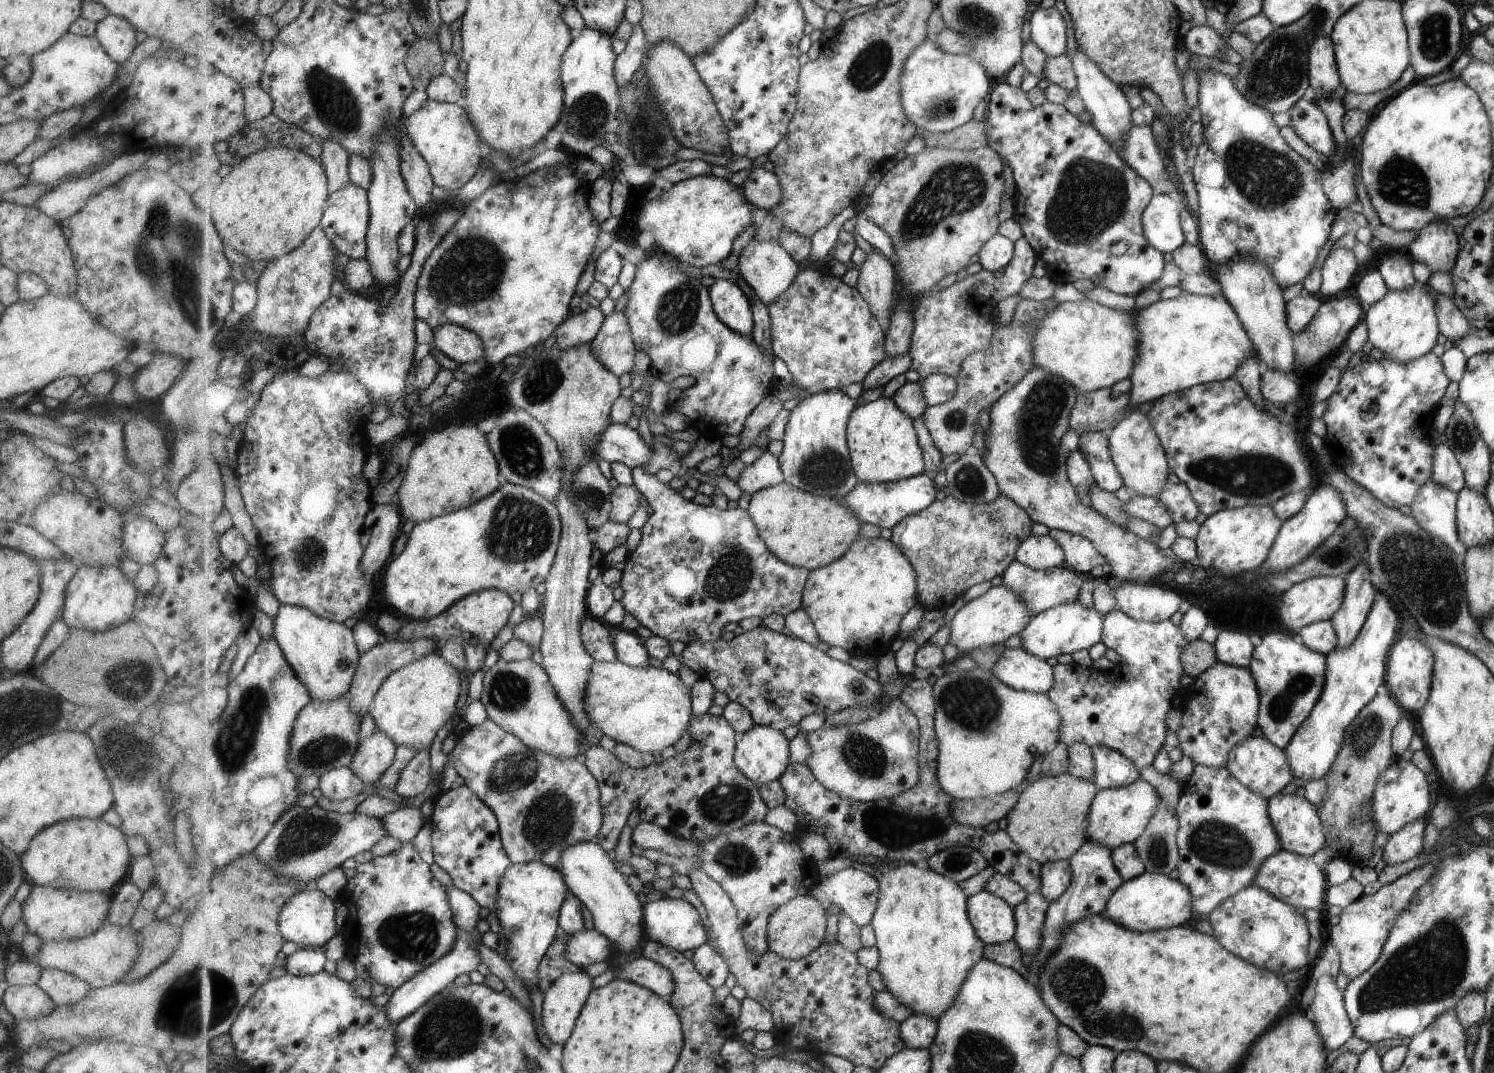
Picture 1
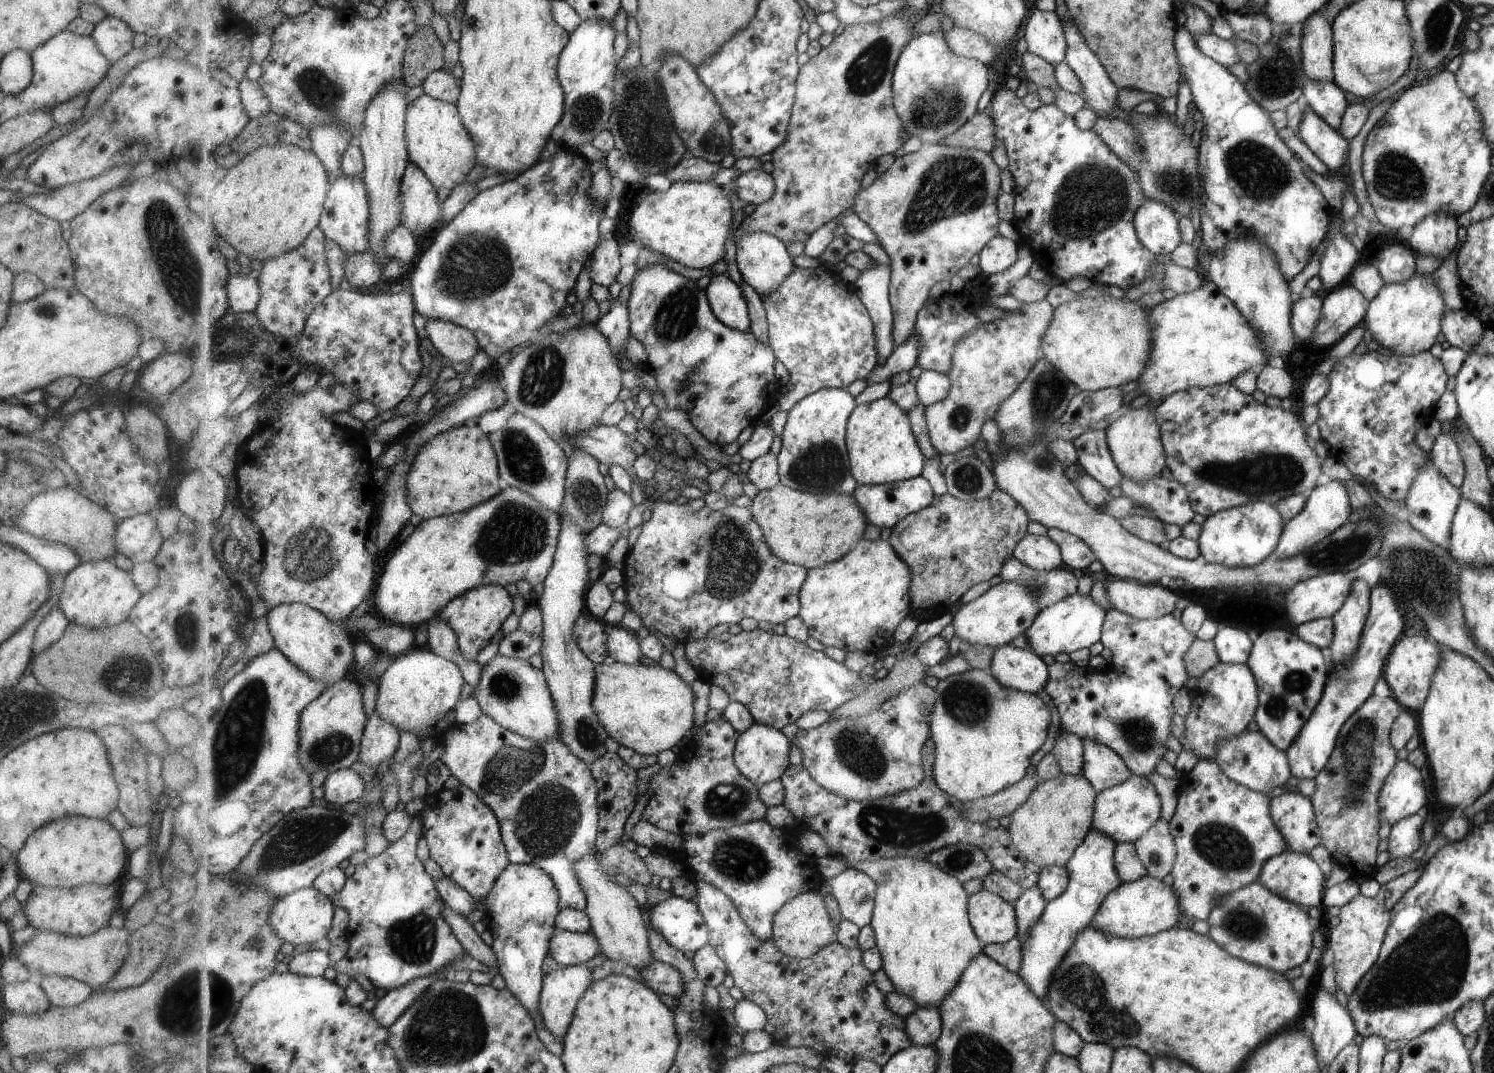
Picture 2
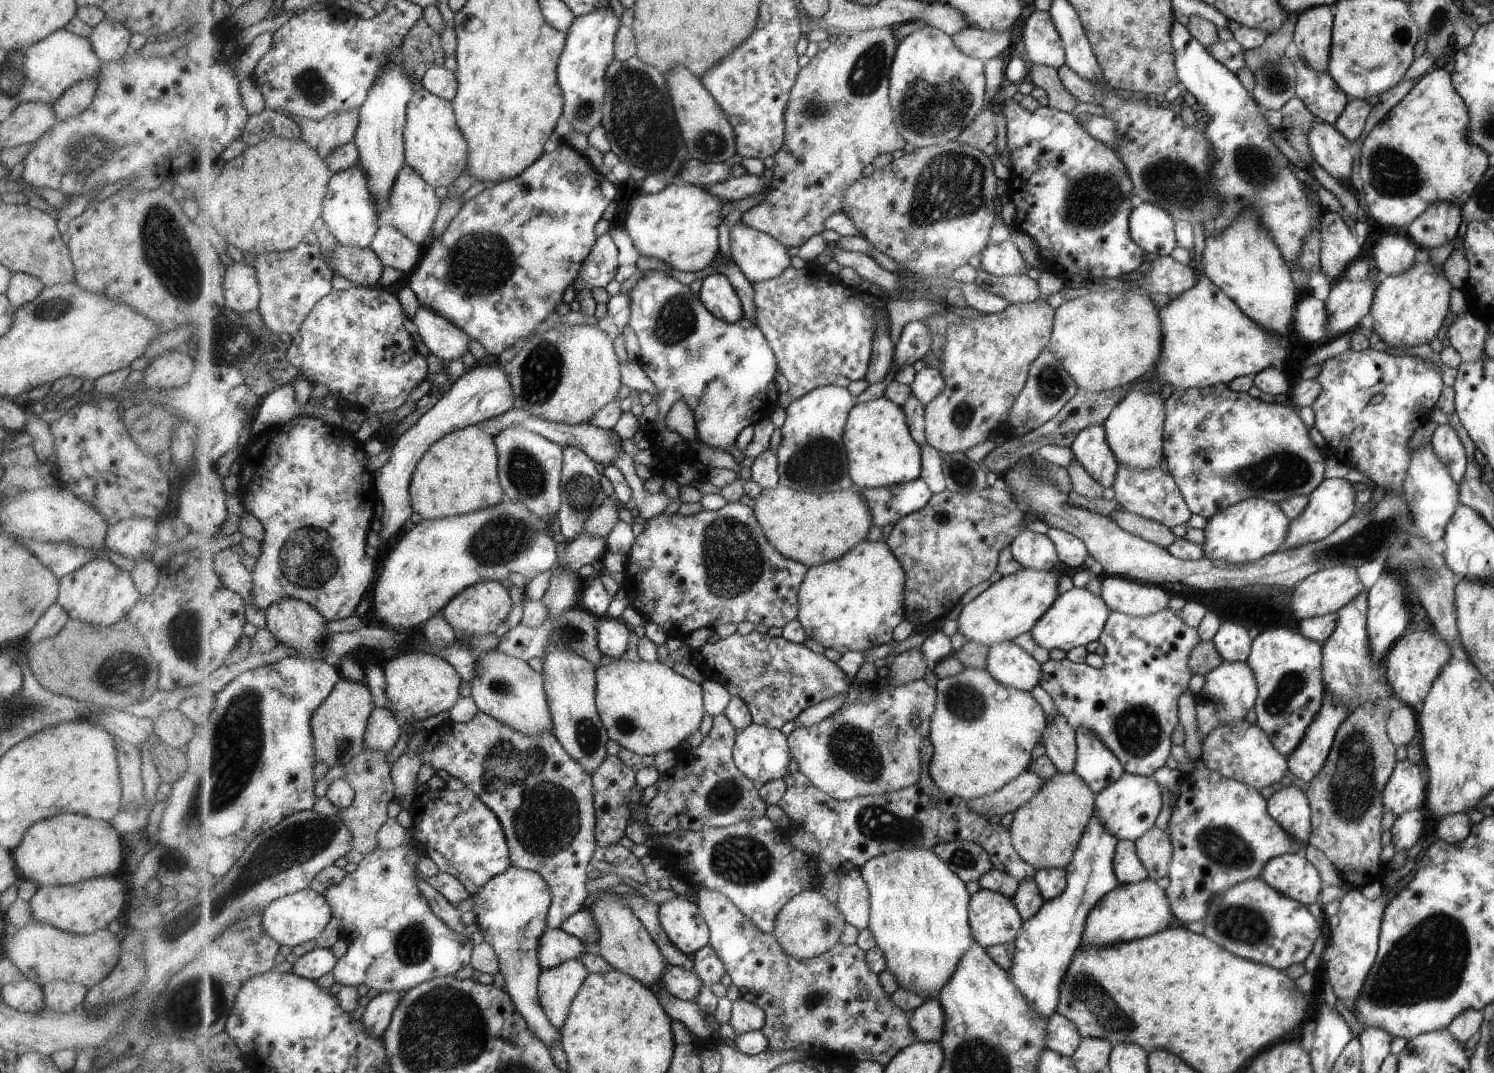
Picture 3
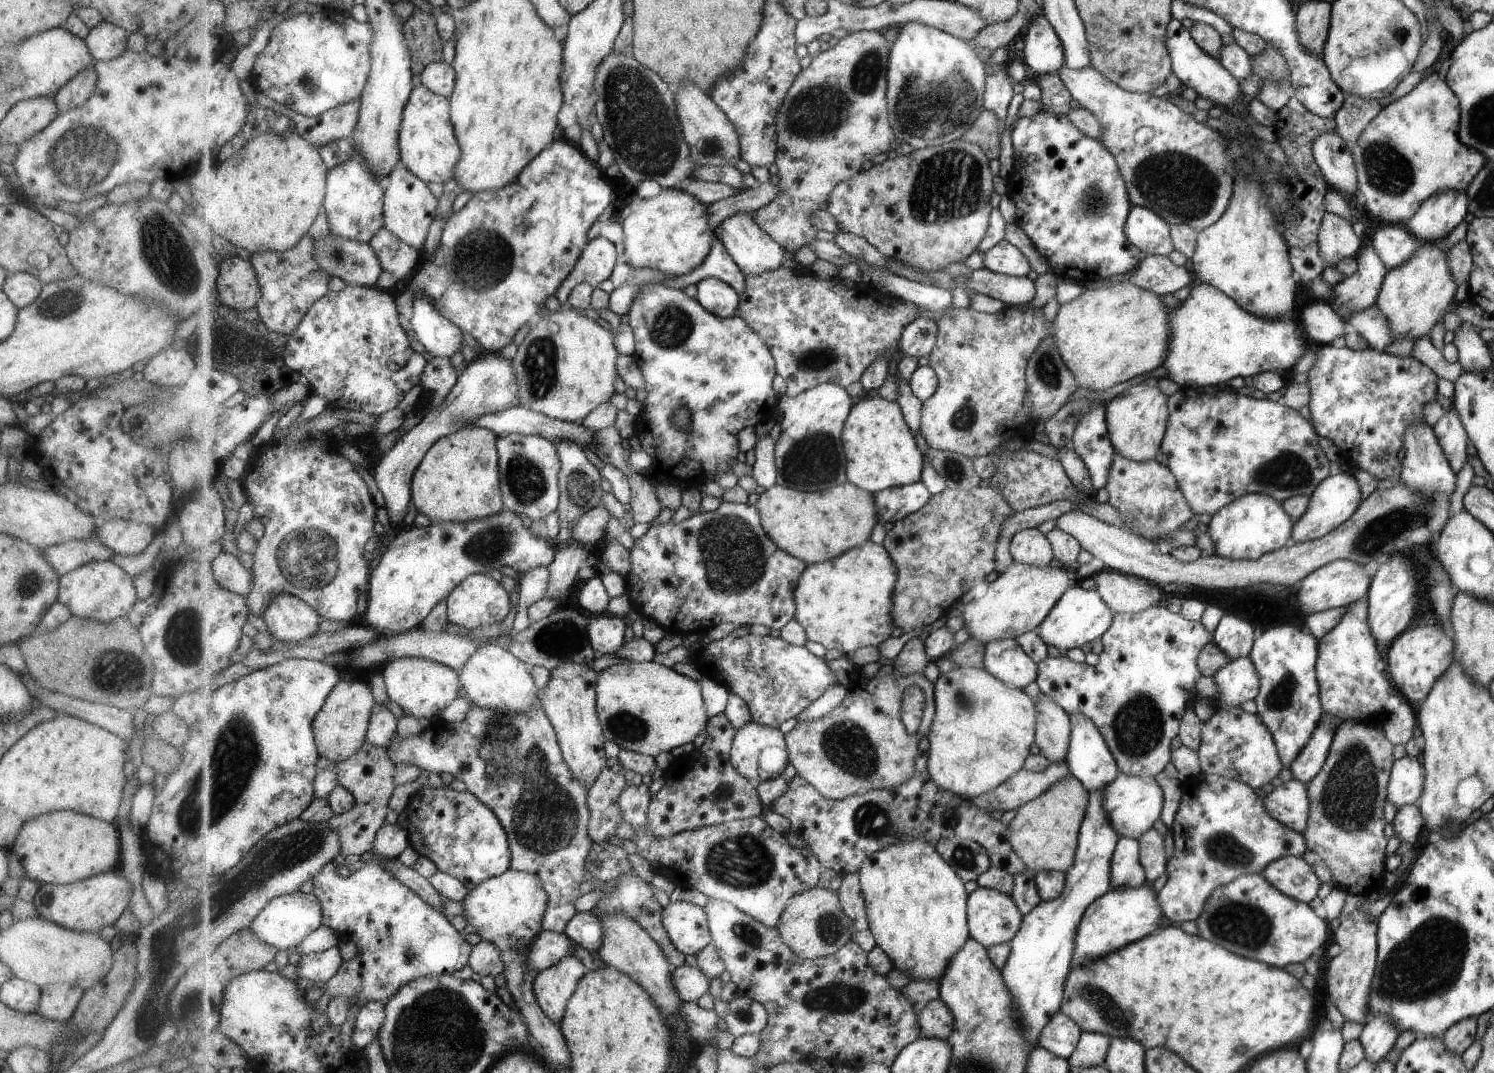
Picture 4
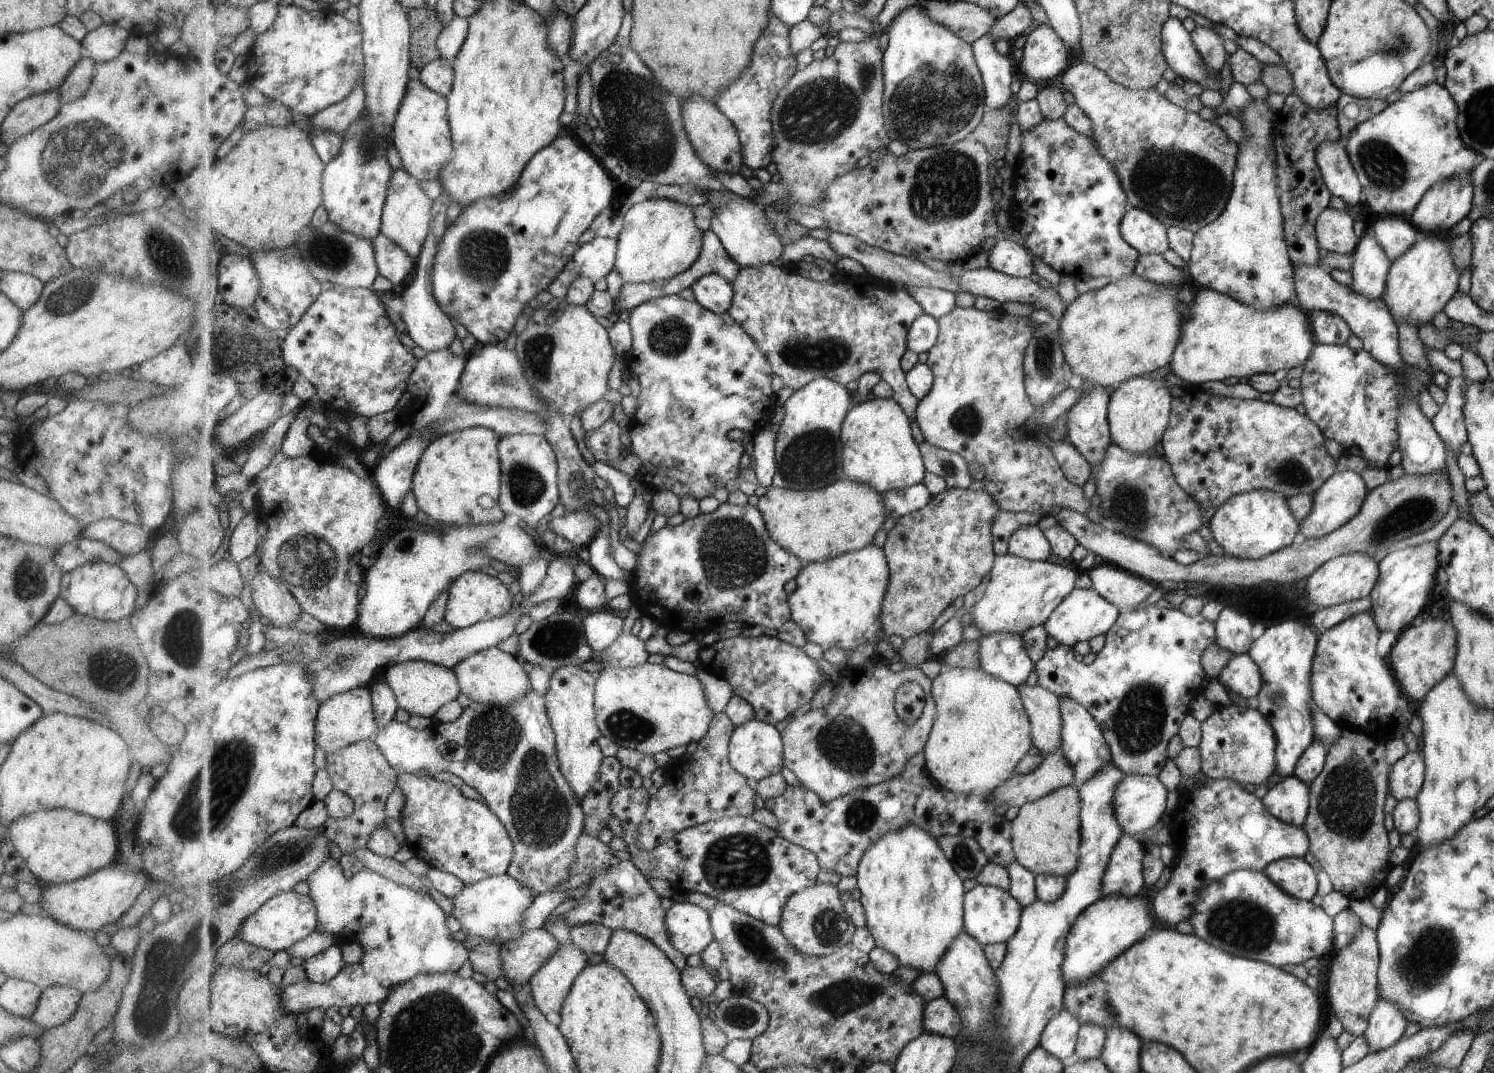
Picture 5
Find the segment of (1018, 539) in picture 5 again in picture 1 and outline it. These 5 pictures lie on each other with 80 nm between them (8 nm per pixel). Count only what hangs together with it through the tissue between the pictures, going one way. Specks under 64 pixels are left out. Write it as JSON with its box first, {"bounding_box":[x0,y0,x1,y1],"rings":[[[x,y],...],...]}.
{"bounding_box":[1015,534,1064,570],"rings":[[[1031,534],[1016,548],[1015,560],[1033,570],[1045,570],[1064,565],[1064,551],[1048,534]]]}

